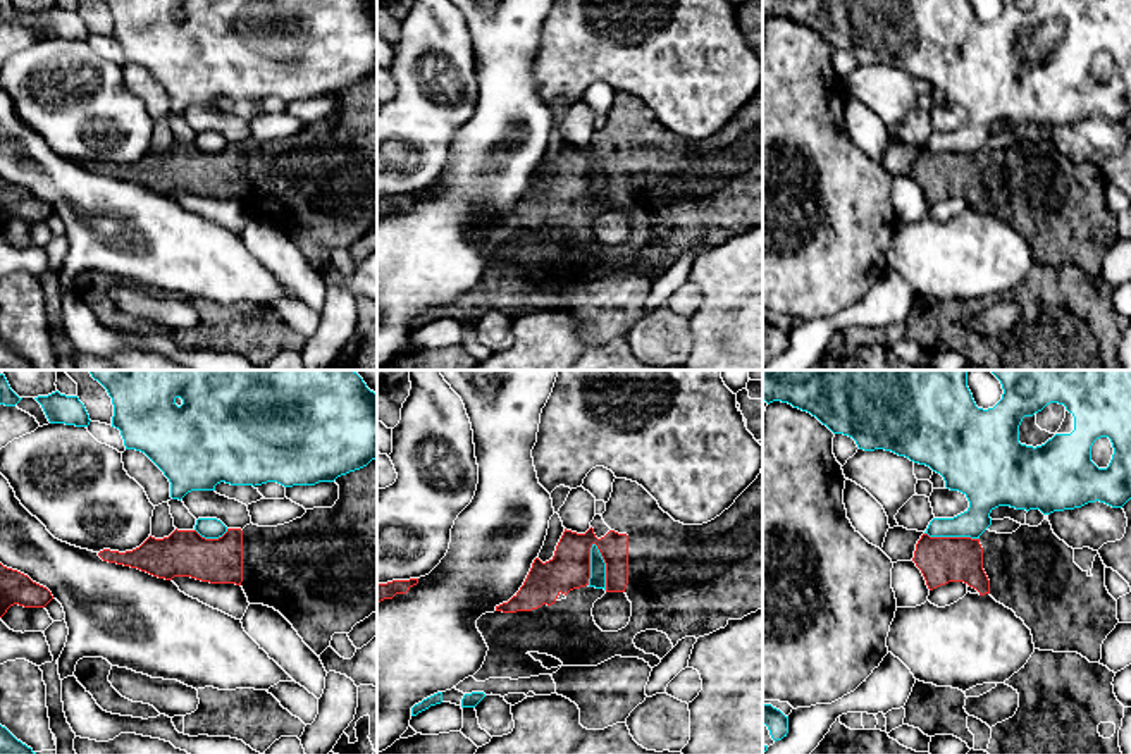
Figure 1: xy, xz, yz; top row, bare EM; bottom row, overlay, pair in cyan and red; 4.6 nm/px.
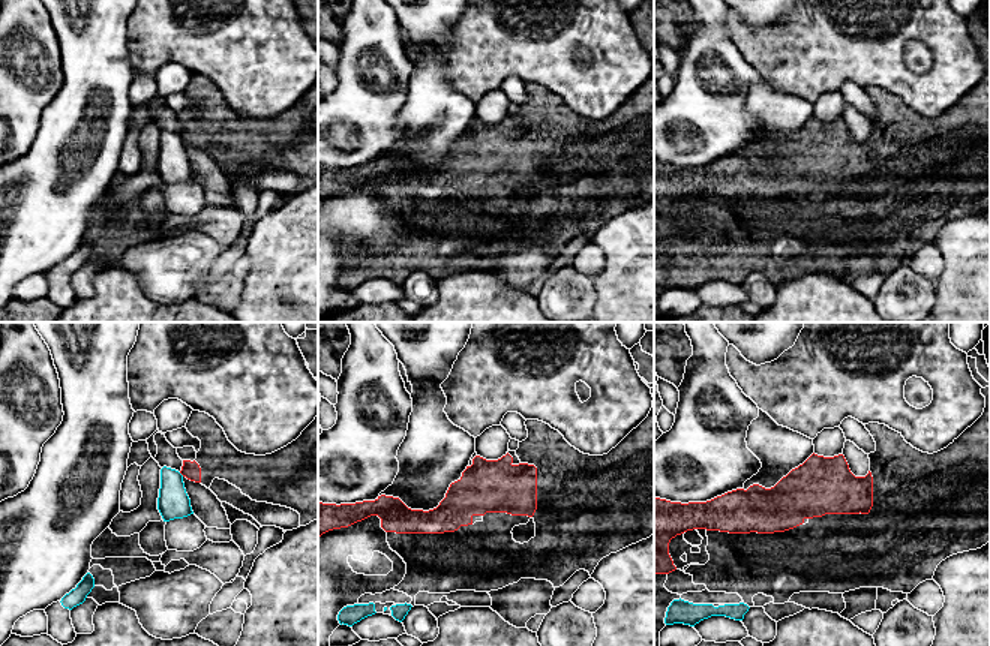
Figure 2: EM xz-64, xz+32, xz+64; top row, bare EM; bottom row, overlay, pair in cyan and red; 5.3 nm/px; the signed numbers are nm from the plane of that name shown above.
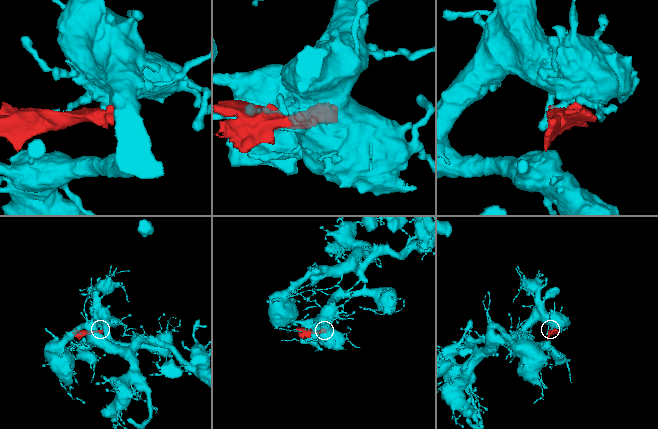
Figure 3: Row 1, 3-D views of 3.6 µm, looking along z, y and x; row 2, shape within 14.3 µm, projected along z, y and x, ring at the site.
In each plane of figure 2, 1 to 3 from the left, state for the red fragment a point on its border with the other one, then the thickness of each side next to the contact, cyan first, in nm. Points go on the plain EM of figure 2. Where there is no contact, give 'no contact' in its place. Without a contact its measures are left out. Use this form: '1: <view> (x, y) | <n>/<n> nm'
1: xz-64 (180, 138) | 170/100 nm
2: no contact
3: no contact

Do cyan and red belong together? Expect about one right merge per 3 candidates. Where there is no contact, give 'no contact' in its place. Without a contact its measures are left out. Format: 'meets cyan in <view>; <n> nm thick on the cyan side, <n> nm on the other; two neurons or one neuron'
meets cyan in xz; 80 nm thick on the cyan side, 190 nm on the other; two neurons

